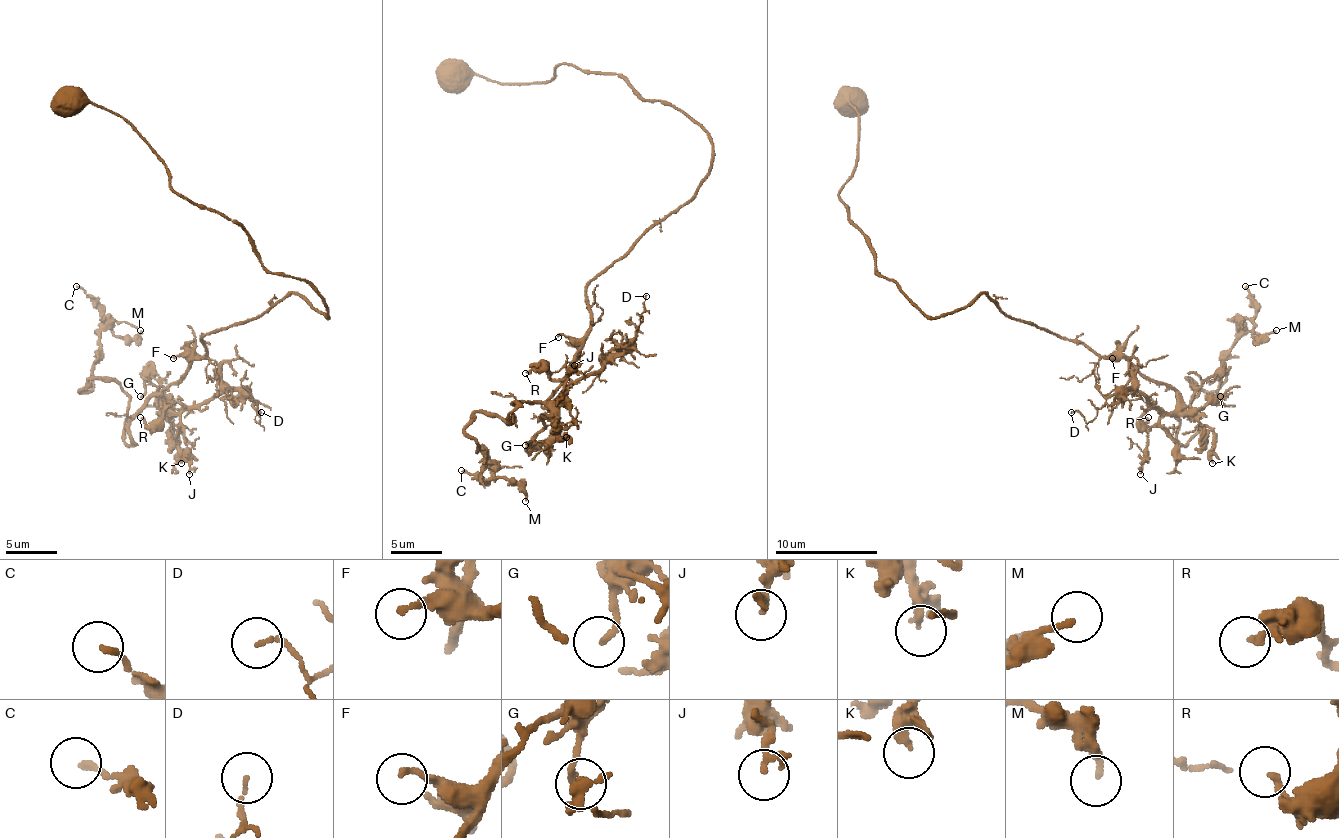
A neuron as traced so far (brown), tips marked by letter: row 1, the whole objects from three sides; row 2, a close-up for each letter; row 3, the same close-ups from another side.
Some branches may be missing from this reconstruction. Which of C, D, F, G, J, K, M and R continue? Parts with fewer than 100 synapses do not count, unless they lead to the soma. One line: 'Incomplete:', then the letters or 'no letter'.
Incomplete: no letter

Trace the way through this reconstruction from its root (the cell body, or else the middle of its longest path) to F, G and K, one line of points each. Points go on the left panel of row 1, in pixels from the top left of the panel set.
F: (63, 103), (119, 114), (178, 193), (328, 306), (286, 294), (173, 358)
G: (63, 103), (119, 114), (178, 193), (328, 306), (286, 294), (212, 330), (166, 409), (153, 378), (140, 396)
K: (63, 103), (119, 114), (178, 193), (328, 306), (286, 294), (202, 340), (163, 391), (181, 463)

